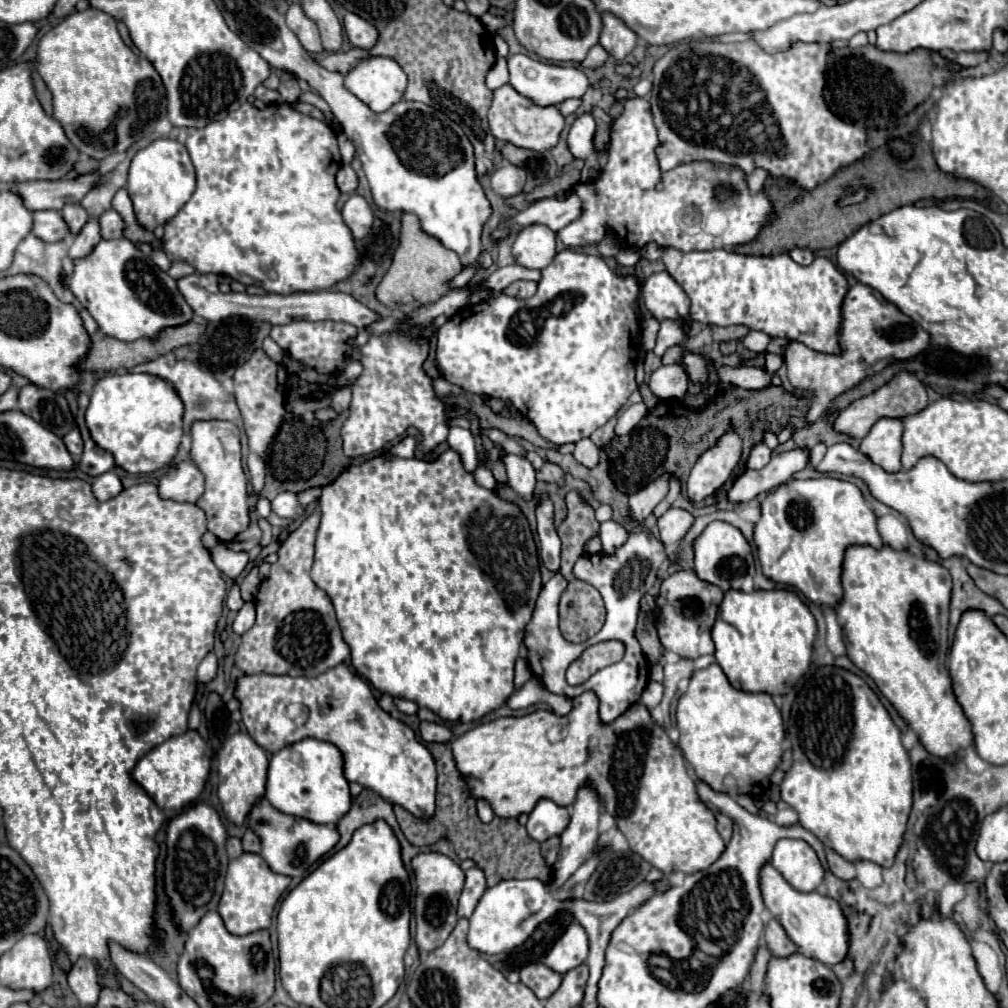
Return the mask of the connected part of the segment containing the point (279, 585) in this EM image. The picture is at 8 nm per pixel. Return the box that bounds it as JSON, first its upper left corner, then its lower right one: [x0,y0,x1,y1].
[236,511,350,677]

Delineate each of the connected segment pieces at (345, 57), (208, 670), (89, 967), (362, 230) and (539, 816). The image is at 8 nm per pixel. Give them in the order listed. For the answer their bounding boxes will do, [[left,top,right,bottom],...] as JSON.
[[320,47,370,75],[198,651,218,683],[68,957,100,1005],[342,193,374,239],[528,799,570,841]]

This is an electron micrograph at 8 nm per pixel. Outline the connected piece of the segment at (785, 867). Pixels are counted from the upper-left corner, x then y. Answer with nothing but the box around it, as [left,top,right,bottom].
[770,839,824,891]

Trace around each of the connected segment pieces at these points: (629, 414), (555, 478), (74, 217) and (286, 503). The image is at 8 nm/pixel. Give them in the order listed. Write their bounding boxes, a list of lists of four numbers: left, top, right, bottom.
[[616,405,636,435],[536,461,564,487],[62,205,88,233],[270,493,304,519]]

